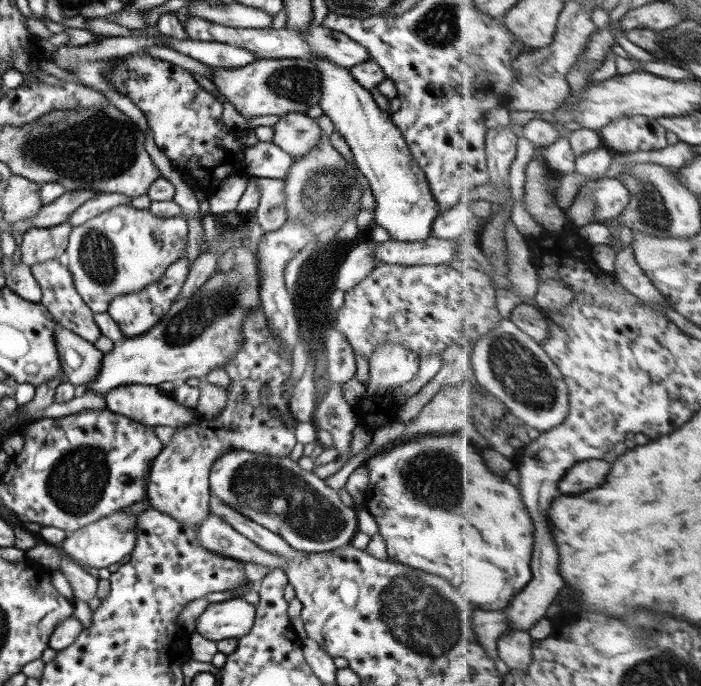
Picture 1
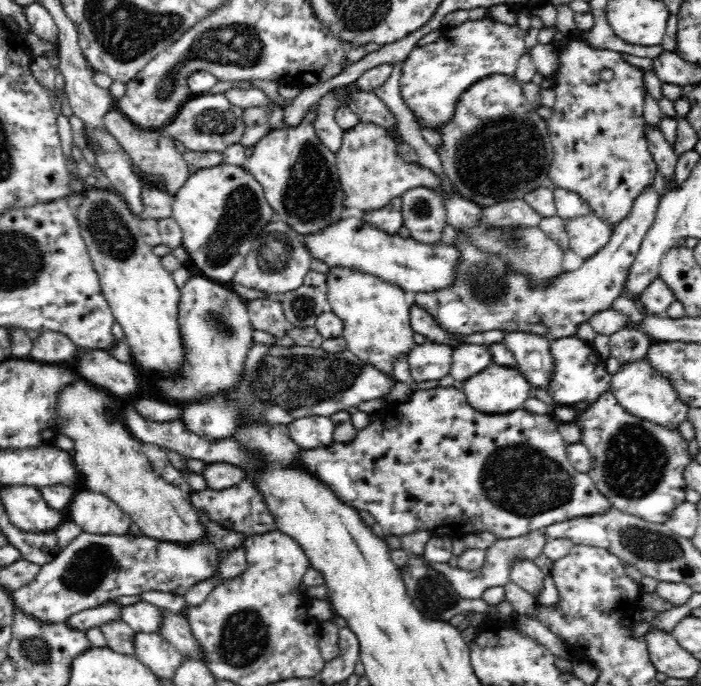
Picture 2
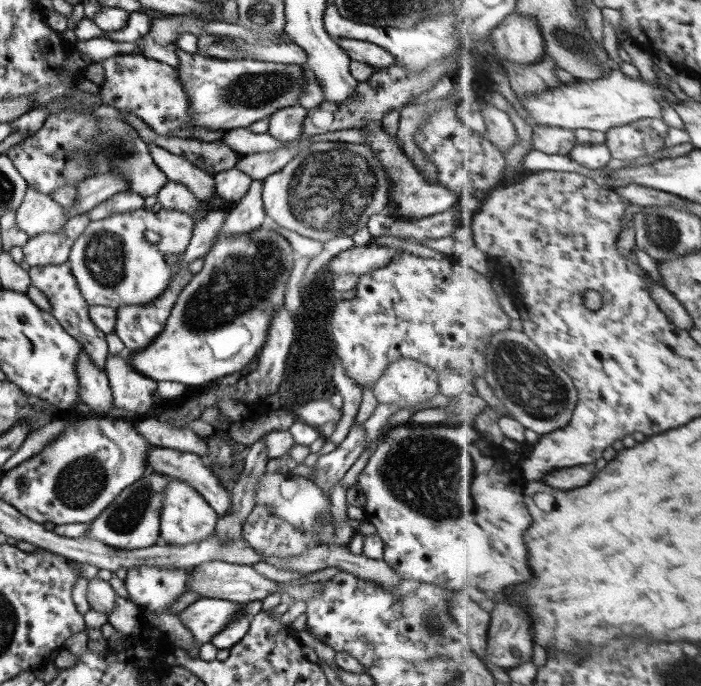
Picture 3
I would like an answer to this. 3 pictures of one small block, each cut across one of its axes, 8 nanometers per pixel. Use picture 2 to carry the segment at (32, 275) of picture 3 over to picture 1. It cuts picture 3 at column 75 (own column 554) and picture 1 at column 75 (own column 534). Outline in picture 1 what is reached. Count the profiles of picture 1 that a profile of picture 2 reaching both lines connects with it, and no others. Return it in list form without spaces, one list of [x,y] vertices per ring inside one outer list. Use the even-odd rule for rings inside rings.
[[[51,259],[30,266],[30,273],[39,285],[40,303],[50,312],[56,324],[70,330],[83,340],[93,343],[100,336],[99,329],[93,320],[91,309],[81,300],[75,291],[73,279],[62,260]]]

